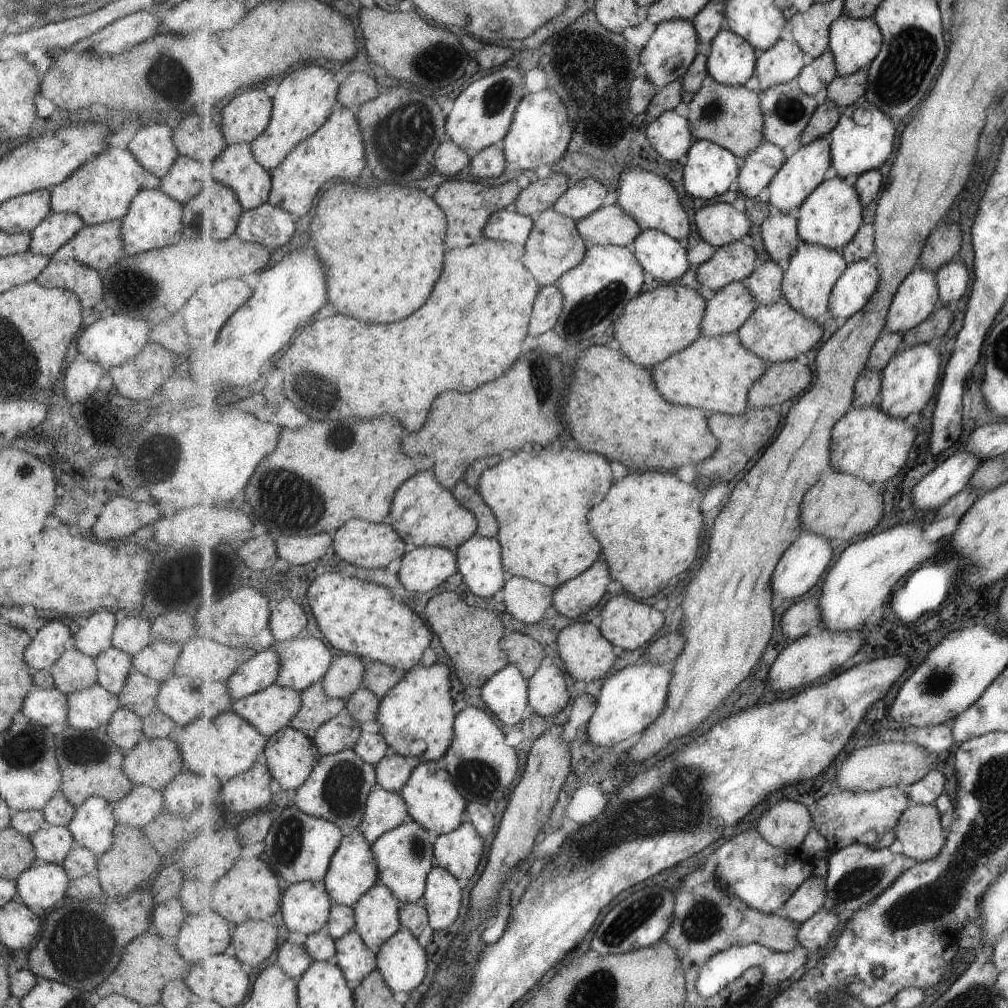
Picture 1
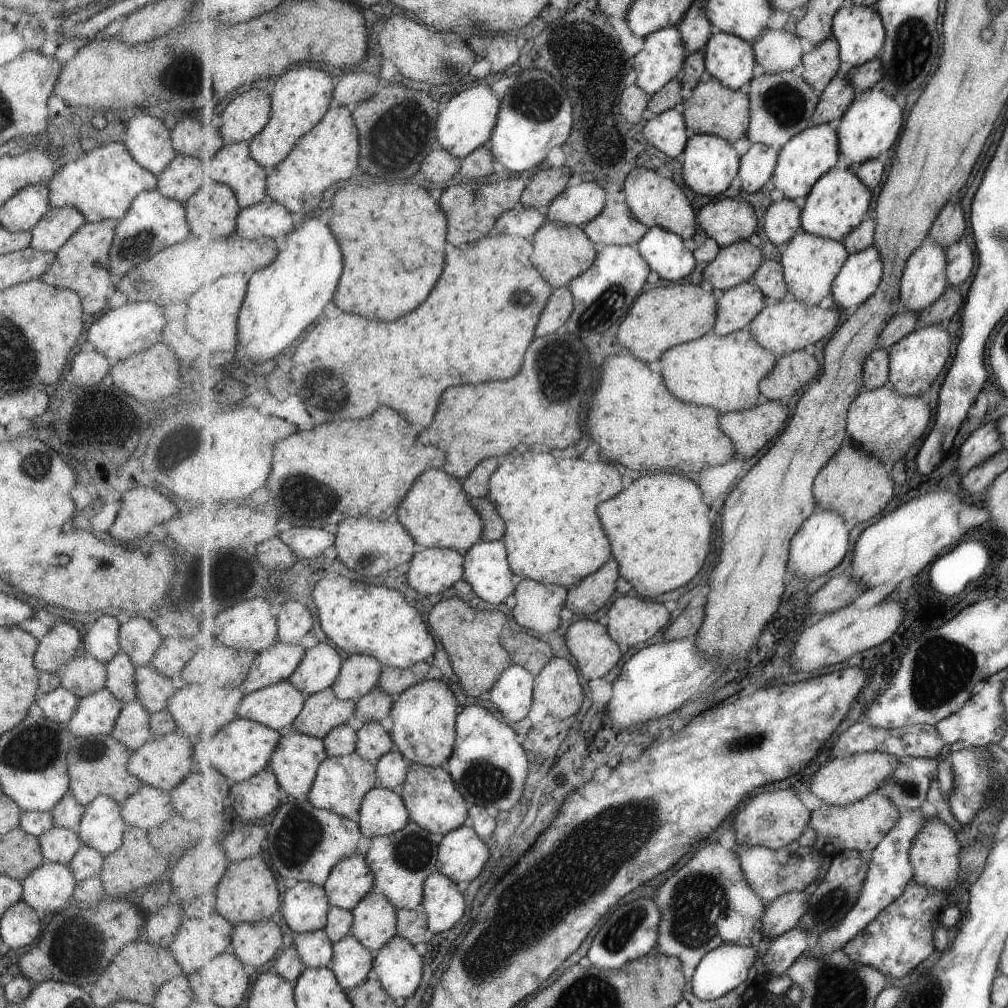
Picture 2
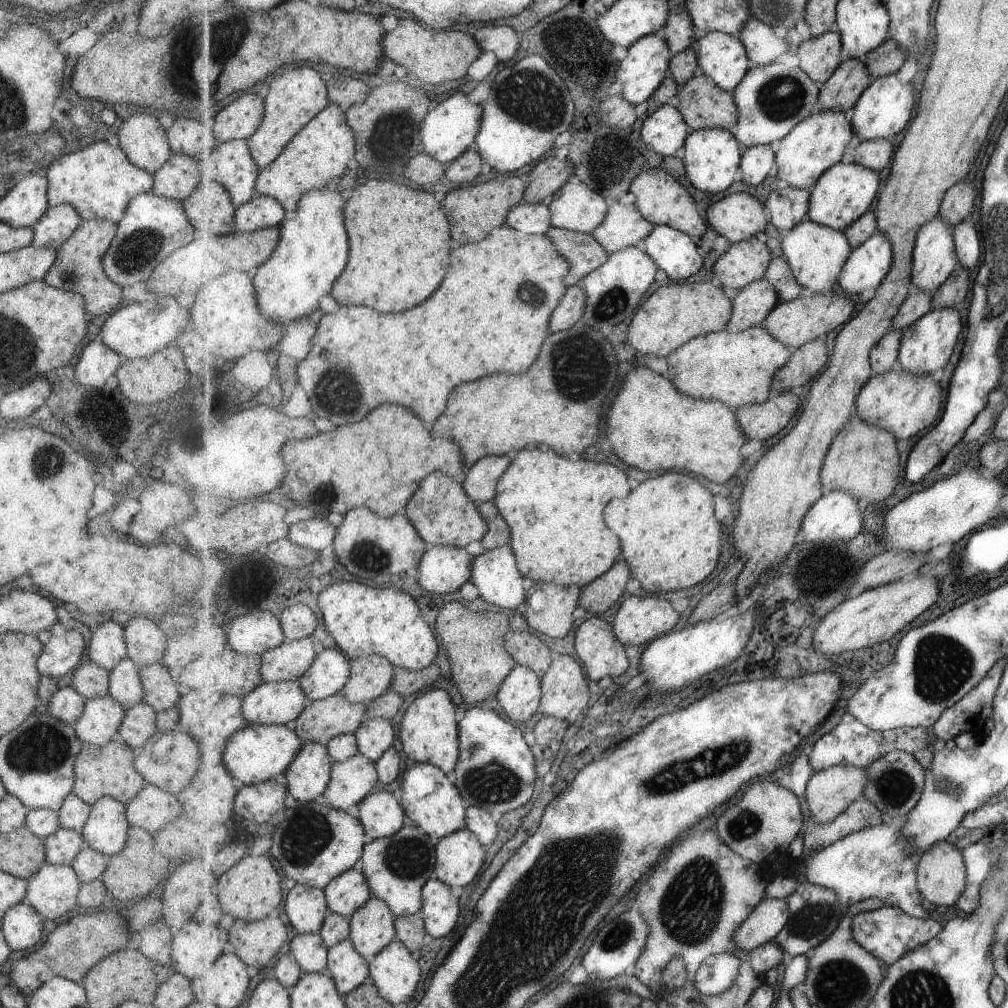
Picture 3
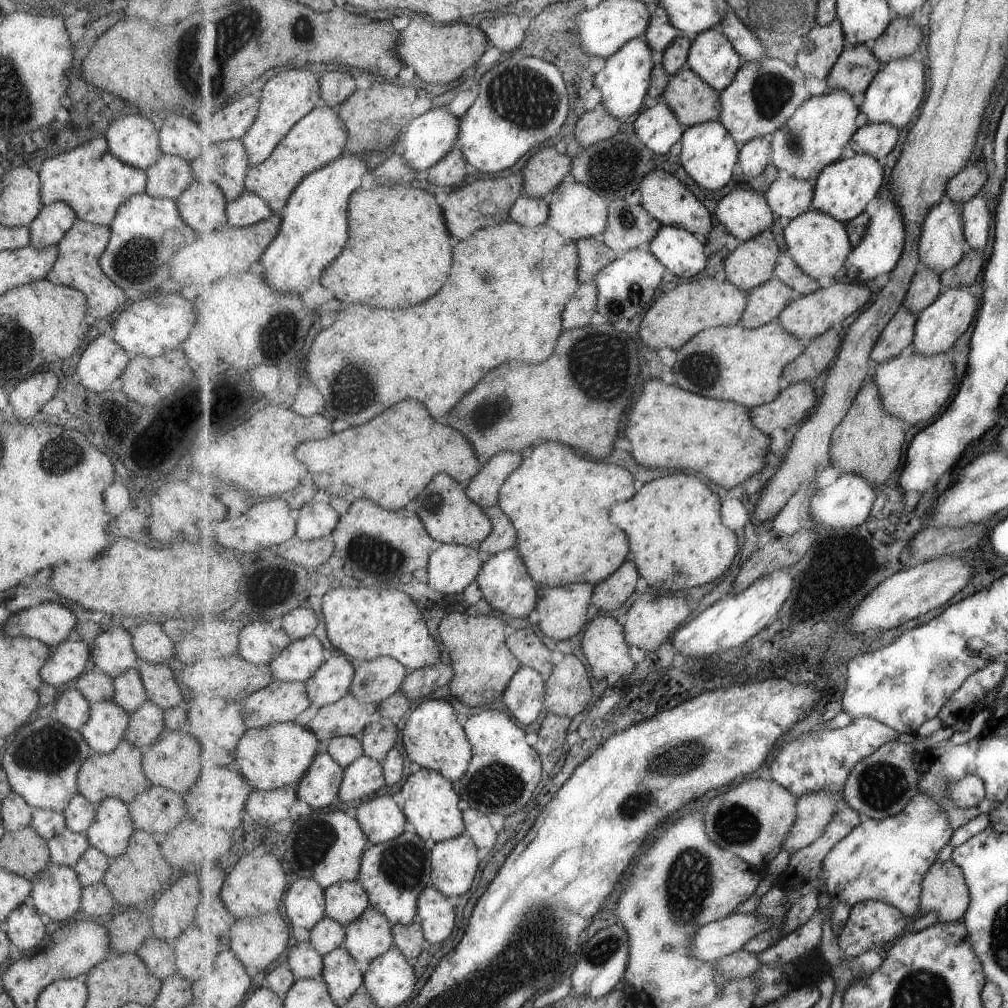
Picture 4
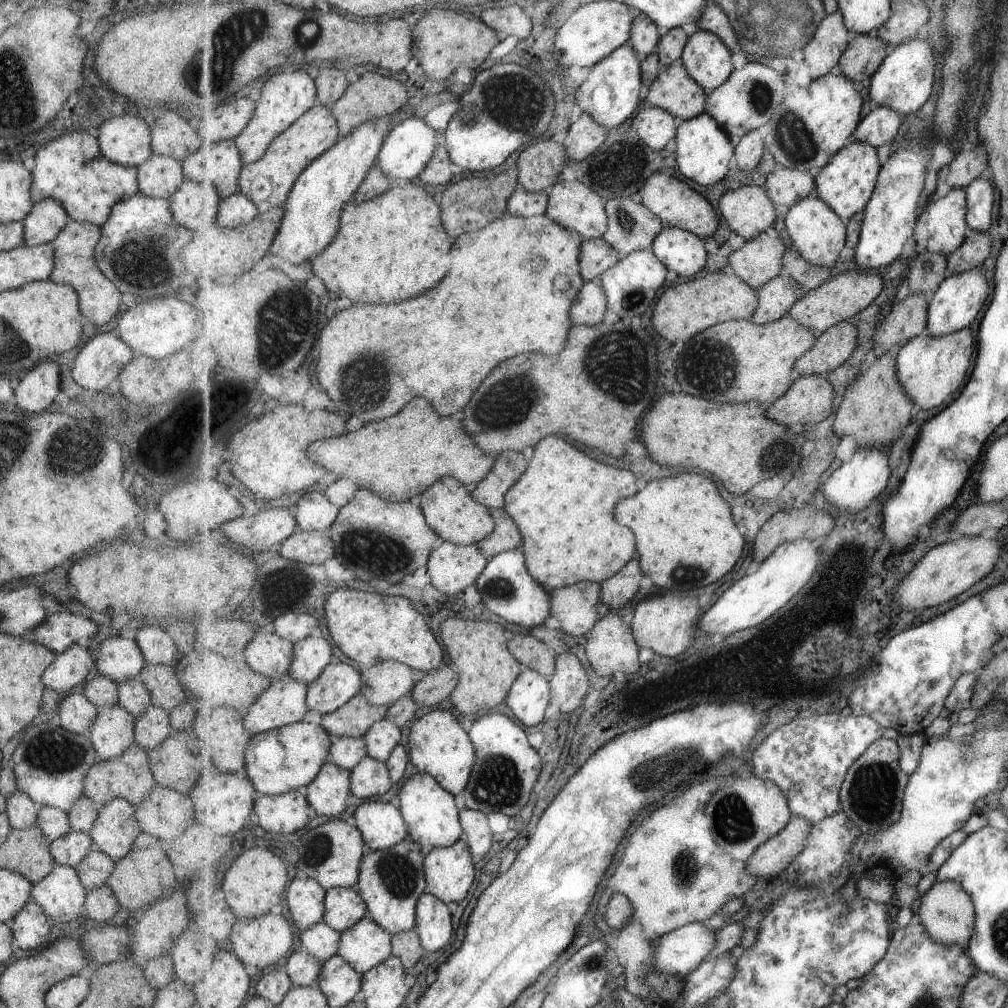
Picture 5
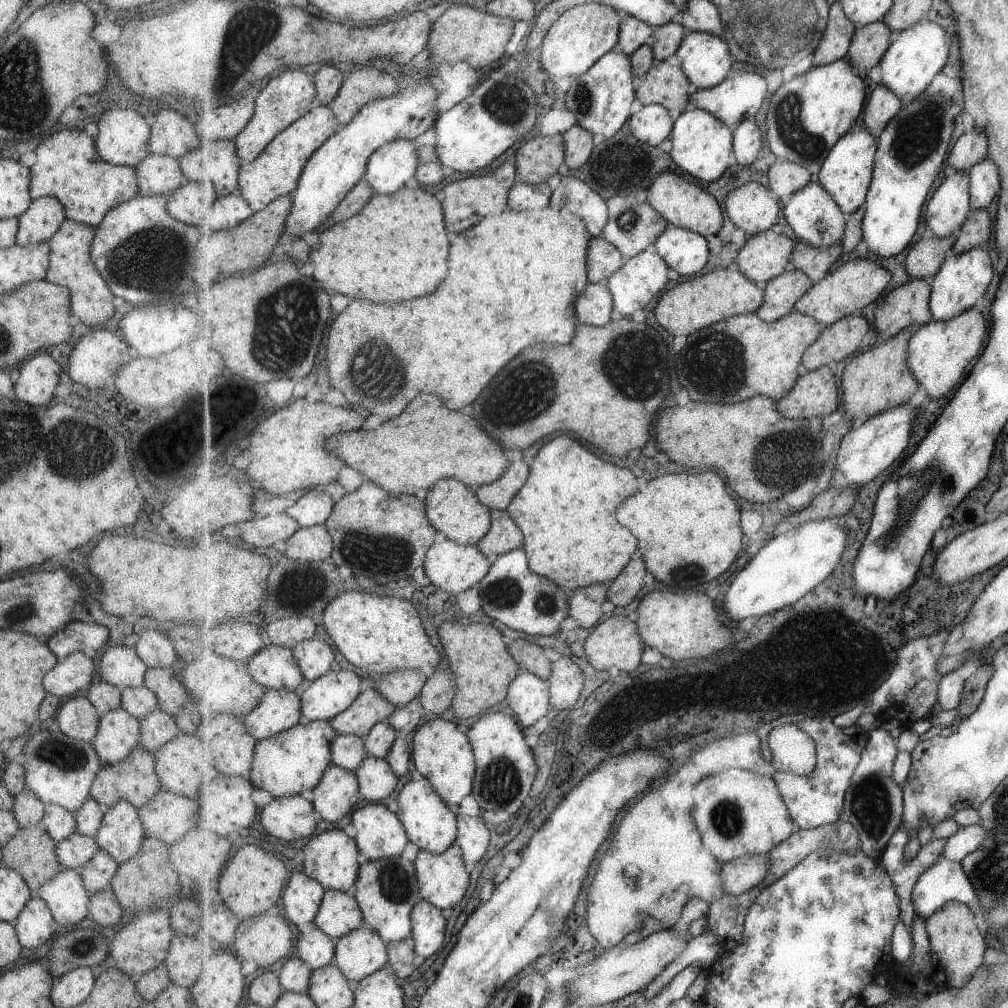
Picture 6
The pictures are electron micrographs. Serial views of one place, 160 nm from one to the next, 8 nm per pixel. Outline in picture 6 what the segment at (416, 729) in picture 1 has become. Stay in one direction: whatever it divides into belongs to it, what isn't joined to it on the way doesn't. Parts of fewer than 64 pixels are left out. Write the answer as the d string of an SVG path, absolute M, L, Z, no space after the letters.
M431 718L415 730L411 745L415 768L434 784L447 804L455 809L465 796L472 794L478 765L467 732L461 732L453 722L443 718Z

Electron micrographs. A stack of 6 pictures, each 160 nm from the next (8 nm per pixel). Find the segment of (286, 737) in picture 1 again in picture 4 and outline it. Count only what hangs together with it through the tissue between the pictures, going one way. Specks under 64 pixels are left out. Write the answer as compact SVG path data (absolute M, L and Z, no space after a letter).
M327 751L315 756L306 776L298 782L298 798L312 809L323 809L339 801L338 794L346 770Z

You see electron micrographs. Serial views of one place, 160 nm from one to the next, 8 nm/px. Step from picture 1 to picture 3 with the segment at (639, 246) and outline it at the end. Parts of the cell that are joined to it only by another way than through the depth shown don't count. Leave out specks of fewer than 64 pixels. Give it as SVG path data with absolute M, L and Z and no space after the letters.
M659 225L645 239L645 249L659 269L681 282L697 274L705 264L705 255L696 241L685 232Z

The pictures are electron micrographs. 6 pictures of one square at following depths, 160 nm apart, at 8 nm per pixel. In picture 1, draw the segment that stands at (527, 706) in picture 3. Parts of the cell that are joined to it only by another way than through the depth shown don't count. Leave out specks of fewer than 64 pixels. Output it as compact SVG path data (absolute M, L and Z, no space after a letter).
M509 664L499 671L491 680L488 680L481 688L477 702L488 708L501 723L507 726L515 726L525 718L525 710L531 704L530 682L523 676L518 665Z

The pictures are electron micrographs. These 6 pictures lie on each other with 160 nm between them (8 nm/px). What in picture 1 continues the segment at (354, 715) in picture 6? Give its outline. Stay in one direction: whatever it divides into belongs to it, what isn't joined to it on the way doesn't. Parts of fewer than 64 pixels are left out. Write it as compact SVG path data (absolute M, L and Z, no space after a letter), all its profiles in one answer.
M317 683L302 692L302 707L291 726L313 737L322 724L334 719L345 708L346 700L330 697L322 683Z

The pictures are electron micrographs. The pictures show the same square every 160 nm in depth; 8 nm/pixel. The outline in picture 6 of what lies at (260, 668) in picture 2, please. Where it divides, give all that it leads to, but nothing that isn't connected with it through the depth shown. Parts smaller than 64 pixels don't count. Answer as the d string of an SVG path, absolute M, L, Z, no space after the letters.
M309 639L292 649L305 678L312 681L327 674L335 662L333 648L323 640Z

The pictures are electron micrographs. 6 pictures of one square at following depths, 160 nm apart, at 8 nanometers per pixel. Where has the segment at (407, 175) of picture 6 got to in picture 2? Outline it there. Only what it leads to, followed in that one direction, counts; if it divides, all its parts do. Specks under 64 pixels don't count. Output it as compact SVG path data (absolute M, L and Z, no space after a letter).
M487 80L479 82L469 90L457 93L447 102L436 124L440 145L460 159L469 156L478 148L488 146L498 123L501 106L502 100L497 98L495 90L491 88L491 82Z

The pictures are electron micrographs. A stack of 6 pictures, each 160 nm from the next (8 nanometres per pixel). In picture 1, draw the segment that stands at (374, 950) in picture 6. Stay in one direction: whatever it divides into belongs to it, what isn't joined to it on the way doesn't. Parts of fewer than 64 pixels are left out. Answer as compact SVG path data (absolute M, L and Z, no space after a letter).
M377 884L353 905L356 930L377 952L402 926L400 907L403 903L387 886Z

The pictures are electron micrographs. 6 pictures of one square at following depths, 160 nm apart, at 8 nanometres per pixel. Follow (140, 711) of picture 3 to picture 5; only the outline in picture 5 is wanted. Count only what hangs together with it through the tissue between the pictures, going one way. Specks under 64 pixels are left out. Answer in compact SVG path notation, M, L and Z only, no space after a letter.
M149 705L145 711L134 717L132 742L150 751L172 733L168 712Z

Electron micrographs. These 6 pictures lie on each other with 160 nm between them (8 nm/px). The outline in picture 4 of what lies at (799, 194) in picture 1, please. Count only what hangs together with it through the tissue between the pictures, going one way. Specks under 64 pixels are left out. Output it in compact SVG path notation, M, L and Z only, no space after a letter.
M843 89L825 91L821 96L812 96L806 100L789 119L789 122L780 128L773 136L772 141L772 162L783 174L793 175L794 177L806 180L813 186L817 184L819 175L827 166L843 159L845 144L849 145L851 138L858 131L857 120L859 108L855 104L854 96Z

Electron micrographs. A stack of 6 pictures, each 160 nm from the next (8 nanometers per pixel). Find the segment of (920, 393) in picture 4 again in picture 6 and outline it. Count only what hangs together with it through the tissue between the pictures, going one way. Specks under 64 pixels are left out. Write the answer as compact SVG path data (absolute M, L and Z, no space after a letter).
M970 308L963 314L948 321L931 321L914 330L910 340L908 360L911 372L919 384L927 388L929 400L939 400L953 392L951 388L963 382L965 370L971 366L971 360L981 356L987 336L987 320L981 312Z

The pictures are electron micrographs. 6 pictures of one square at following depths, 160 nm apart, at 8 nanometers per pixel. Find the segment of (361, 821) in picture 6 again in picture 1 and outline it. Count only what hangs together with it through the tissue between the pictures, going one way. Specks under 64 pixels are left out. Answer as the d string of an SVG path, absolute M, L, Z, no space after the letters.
M377 784L373 787L365 807L365 816L360 832L372 845L386 832L405 824L409 820L406 801L400 793L385 790Z

